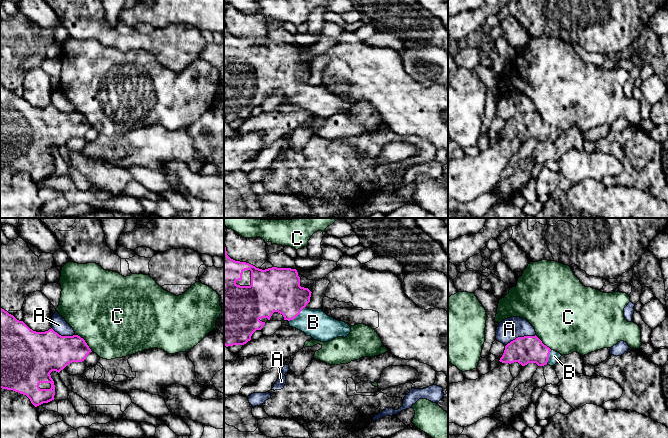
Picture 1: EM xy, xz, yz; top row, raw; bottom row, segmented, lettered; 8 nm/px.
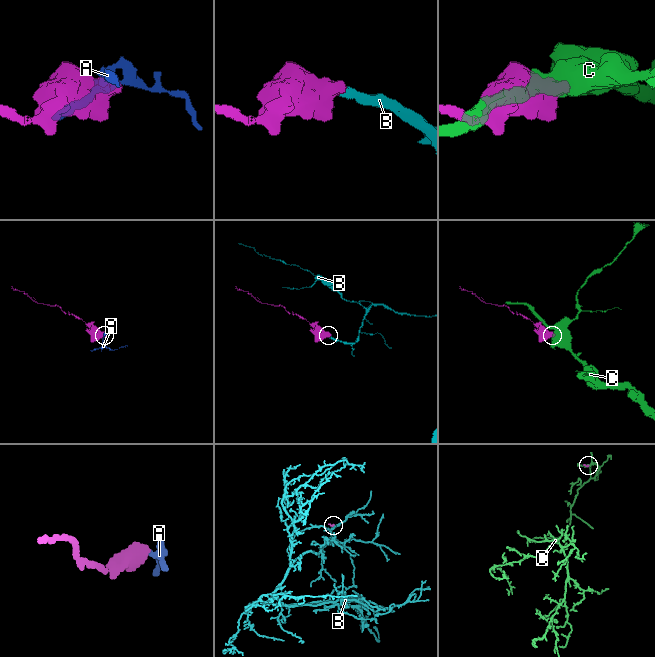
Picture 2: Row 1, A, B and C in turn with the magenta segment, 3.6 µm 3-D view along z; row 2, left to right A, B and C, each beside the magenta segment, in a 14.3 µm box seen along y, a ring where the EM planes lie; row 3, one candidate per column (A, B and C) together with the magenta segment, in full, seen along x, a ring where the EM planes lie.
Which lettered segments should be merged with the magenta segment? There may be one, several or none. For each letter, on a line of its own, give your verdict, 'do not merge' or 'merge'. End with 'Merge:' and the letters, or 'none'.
A: do not merge
B: merge
C: do not merge
Merge: B

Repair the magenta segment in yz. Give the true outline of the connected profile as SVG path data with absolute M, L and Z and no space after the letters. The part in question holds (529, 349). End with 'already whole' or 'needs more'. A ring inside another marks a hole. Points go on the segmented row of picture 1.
M535 335L518 337L508 343L499 361L509 364L518 362L522 366L528 363L536 363L538 366L546 364L554 366L561 356L559 352L544 345Z | needs more

